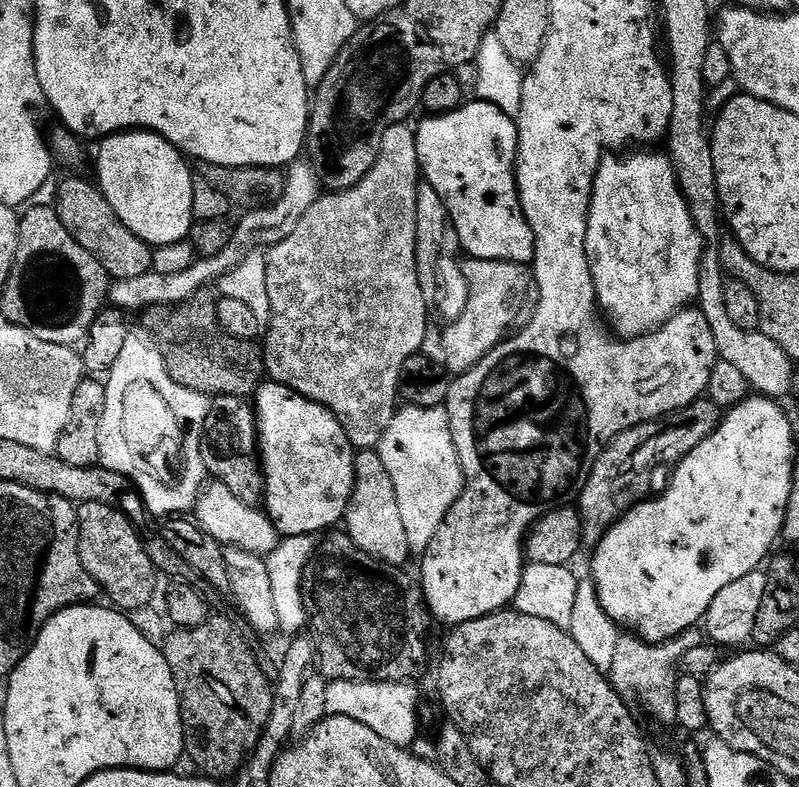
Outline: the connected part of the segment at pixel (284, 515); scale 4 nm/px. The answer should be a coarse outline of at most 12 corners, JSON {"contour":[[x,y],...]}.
{"contour":[[256,389],[262,508],[281,537],[343,521],[357,449],[326,406]]}

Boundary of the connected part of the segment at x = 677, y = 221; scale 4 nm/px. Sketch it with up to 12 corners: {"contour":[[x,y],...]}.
{"contour":[[663,151],[608,154],[586,258],[617,337],[698,297],[704,240]]}

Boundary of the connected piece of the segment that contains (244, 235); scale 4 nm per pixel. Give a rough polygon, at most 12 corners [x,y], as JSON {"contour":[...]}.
{"contour":[[293,160],[282,198],[245,211],[230,246],[178,274],[117,280],[111,307],[128,314],[194,298],[251,252],[290,238],[322,185]]}

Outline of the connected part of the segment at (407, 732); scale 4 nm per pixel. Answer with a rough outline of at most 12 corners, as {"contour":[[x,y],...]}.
{"contour":[[333,680],[330,716],[399,748],[416,740],[412,682]]}

